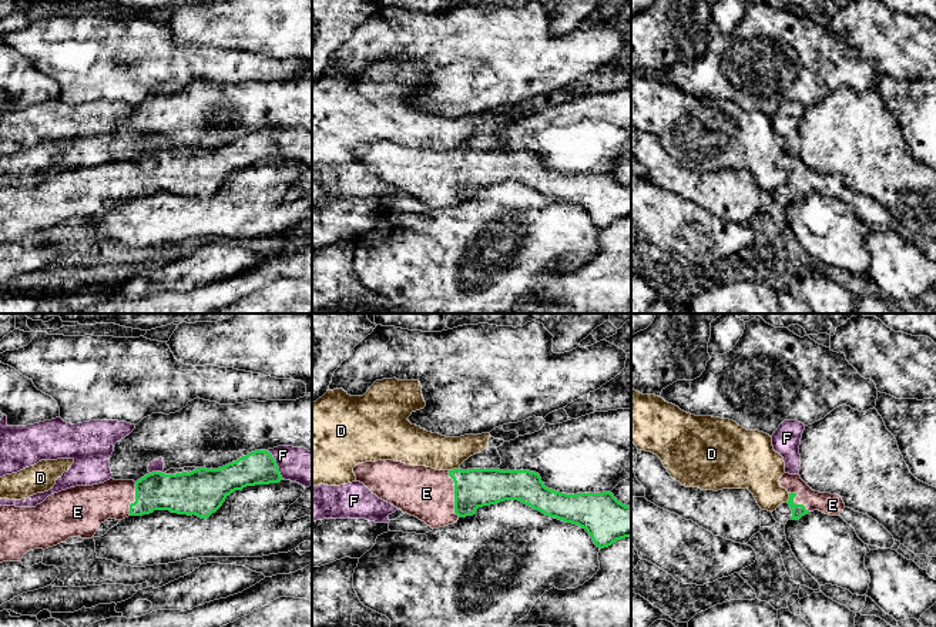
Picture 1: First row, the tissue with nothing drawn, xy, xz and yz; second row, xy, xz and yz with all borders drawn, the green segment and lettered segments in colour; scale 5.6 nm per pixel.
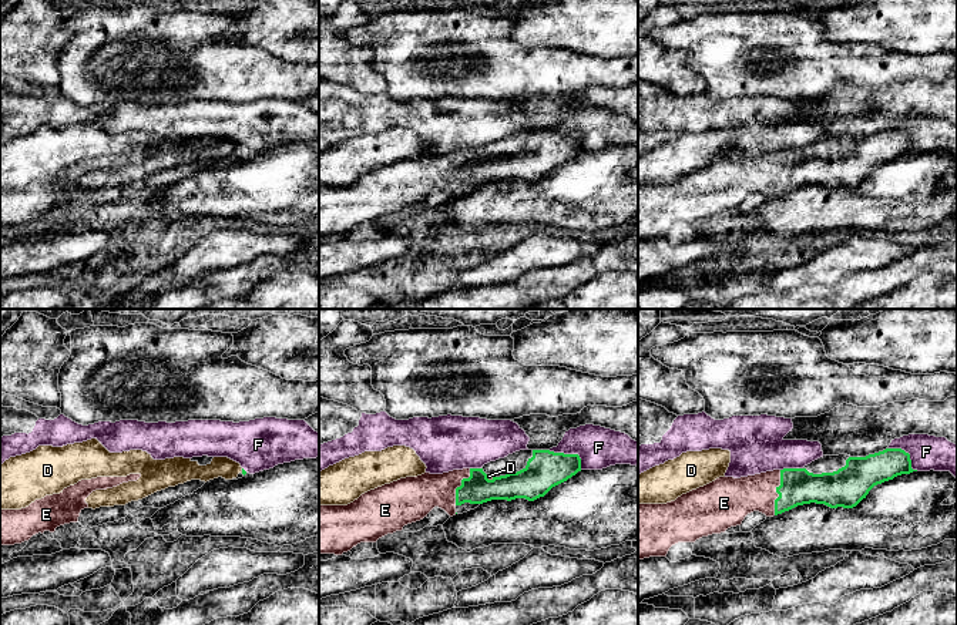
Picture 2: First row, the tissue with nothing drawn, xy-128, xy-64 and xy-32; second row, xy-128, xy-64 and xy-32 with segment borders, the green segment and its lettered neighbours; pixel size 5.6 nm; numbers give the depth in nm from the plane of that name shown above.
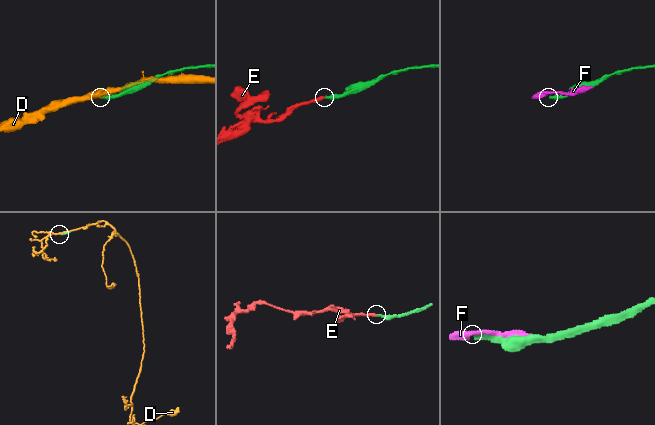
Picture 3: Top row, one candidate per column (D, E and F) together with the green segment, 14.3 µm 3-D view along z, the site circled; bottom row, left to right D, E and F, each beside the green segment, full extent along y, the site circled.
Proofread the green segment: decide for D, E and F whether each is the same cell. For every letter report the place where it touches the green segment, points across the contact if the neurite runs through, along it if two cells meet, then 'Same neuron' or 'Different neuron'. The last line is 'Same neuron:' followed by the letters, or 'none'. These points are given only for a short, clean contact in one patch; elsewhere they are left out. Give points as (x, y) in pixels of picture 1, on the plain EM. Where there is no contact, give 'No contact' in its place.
D: Touches green at xz (453, 150). Different neuron
E: Touches green at xz (455, 174). Path across: xz (475, 168), (455, 174), (426, 174). Same neuron
F: Touches green at xy (277, 146). Different neuron
Same neuron: E

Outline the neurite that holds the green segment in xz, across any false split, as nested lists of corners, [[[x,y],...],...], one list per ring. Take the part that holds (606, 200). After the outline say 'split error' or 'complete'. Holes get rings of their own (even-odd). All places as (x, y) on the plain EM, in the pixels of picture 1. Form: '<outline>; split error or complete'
[[[378,141],[358,144],[353,148],[353,154],[356,162],[363,164],[379,180],[393,185],[403,194],[417,198],[432,209],[444,208],[456,204],[460,198],[473,197],[483,187],[504,181],[519,181],[546,197],[586,209],[600,229],[608,228],[617,221],[631,218],[631,187],[618,182],[611,172],[560,174],[546,168],[540,155],[530,151],[436,151],[395,141]]]; split error

